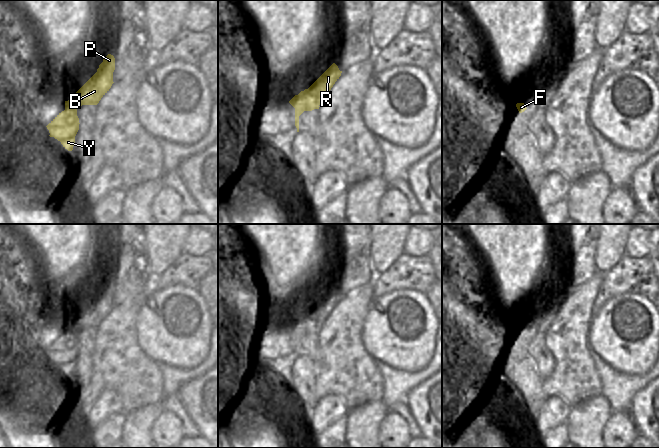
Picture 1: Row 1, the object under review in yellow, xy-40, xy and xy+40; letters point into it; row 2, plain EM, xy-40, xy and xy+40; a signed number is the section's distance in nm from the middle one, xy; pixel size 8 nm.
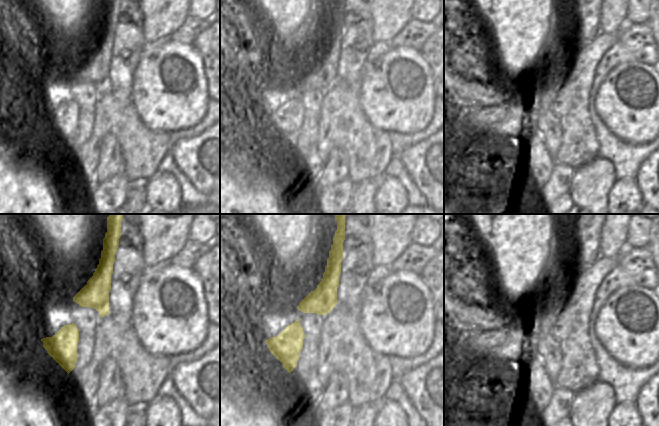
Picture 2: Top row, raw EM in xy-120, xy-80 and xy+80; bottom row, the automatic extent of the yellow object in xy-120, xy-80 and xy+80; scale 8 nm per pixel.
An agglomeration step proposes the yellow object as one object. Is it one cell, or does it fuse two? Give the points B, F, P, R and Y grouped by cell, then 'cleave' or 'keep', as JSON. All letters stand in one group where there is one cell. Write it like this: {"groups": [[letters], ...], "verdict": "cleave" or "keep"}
{"groups": [["B", "F", "P", "R"], ["Y"]], "verdict": "cleave"}

